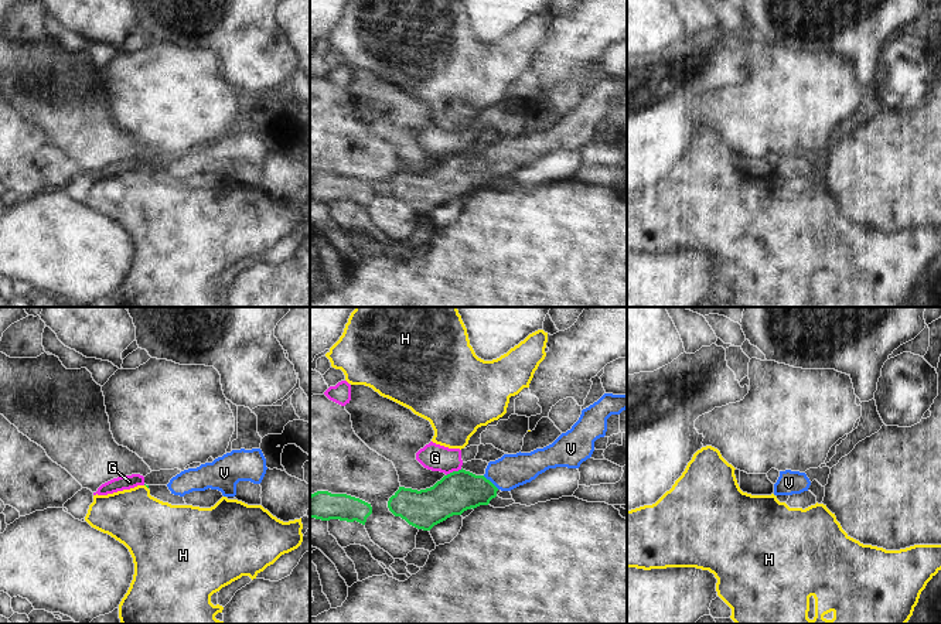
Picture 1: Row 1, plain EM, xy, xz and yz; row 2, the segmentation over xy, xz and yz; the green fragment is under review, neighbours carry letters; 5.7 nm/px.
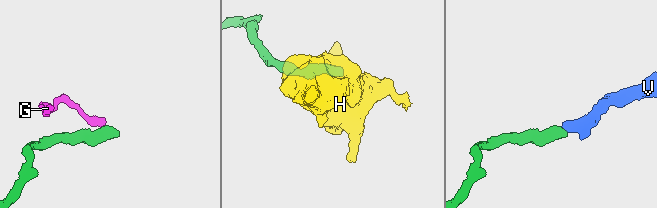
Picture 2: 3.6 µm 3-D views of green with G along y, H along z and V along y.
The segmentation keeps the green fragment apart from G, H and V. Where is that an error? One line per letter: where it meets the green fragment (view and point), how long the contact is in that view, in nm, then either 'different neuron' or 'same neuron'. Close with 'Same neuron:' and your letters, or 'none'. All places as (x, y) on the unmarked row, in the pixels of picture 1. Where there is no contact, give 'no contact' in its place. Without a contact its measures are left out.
G: contact xz (453, 154); length 100 nm; different neuron
H: contact xy (146, 169); length 40 nm; different neuron
V: contact xz (490, 164); length 120 nm; same neuron
Same neuron: V

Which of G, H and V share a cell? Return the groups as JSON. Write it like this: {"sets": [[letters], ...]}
{"sets": [["G"], ["H"], ["V"]]}

